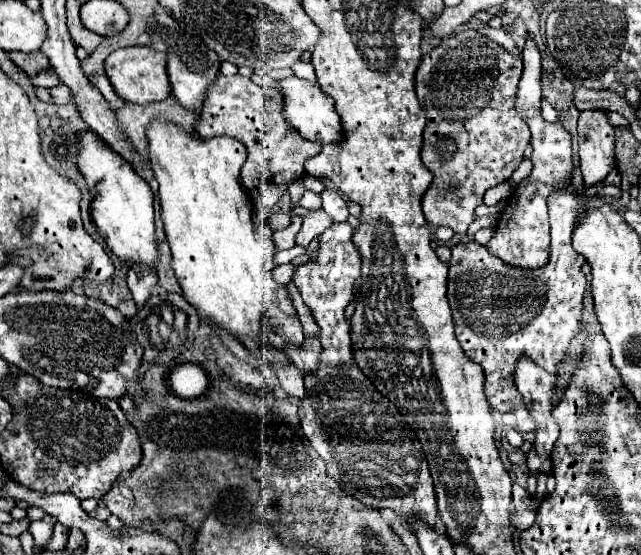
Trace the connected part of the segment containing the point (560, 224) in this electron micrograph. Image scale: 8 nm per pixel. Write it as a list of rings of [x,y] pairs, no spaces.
[[[572,170],[572,182],[566,190],[554,192],[548,198],[548,210],[550,210],[550,228],[554,236],[554,250],[552,260],[548,266],[540,270],[524,270],[508,266],[506,262],[500,262],[494,258],[486,246],[480,246],[476,242],[456,244],[452,248],[452,260],[448,264],[448,300],[456,324],[456,338],[462,346],[462,350],[478,362],[486,372],[486,394],[488,402],[498,412],[514,412],[518,416],[518,430],[520,432],[536,432],[538,424],[530,420],[530,412],[526,410],[526,404],[514,384],[514,368],[520,358],[530,358],[534,364],[542,366],[546,372],[558,372],[560,362],[566,358],[566,352],[570,348],[570,342],[582,332],[582,294],[586,288],[586,276],[582,274],[582,264],[586,258],[578,254],[572,248],[572,230],[574,222],[580,214],[580,208],[584,208],[586,198],[580,196],[582,192],[582,176],[580,170]]]

